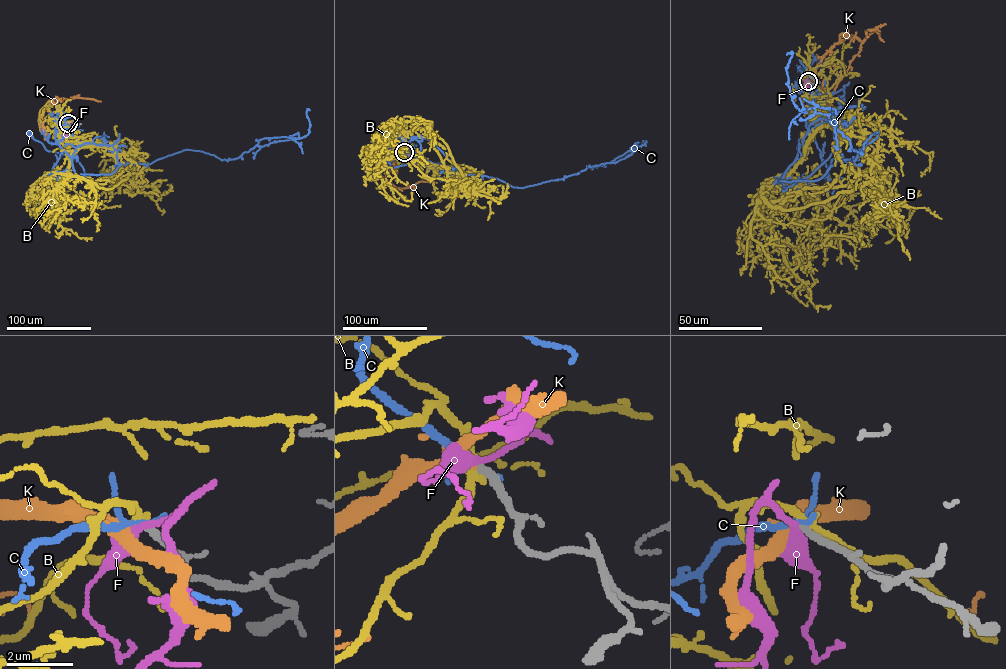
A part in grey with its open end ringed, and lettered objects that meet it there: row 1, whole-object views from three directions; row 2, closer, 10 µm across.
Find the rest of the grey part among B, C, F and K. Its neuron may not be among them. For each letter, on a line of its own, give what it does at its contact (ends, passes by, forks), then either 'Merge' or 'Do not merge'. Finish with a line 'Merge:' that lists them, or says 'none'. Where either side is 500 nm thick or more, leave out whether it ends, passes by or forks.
B: It passes by. Do not merge
C: It passes by. Do not merge
F: It passes by. Do not merge
K: It forks there. Merge
Merge: K

